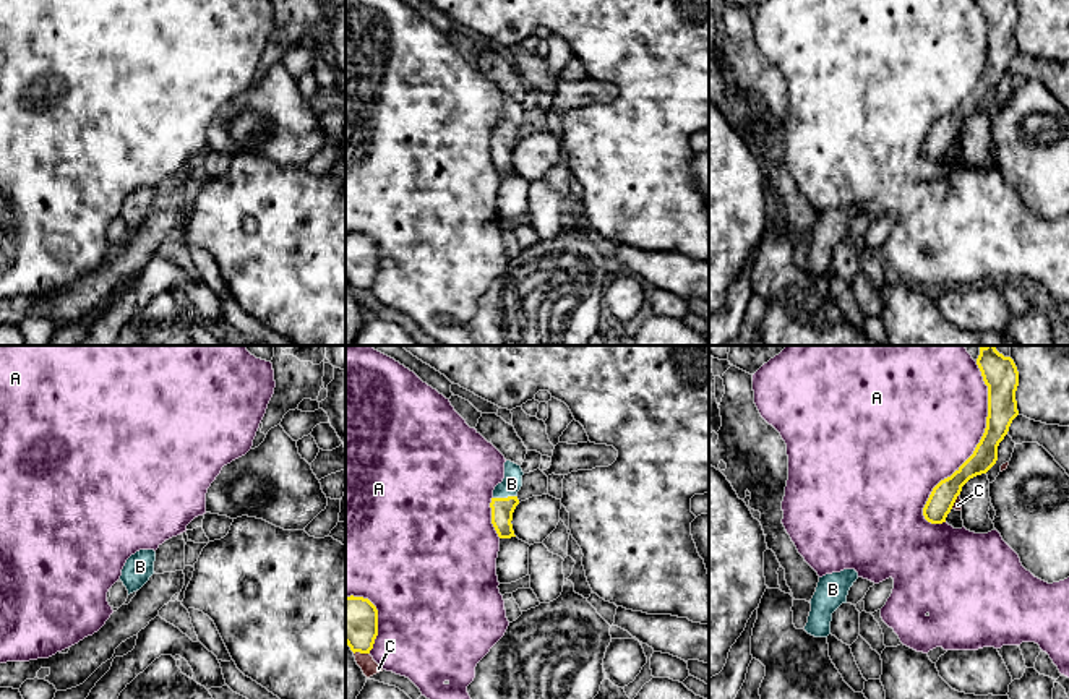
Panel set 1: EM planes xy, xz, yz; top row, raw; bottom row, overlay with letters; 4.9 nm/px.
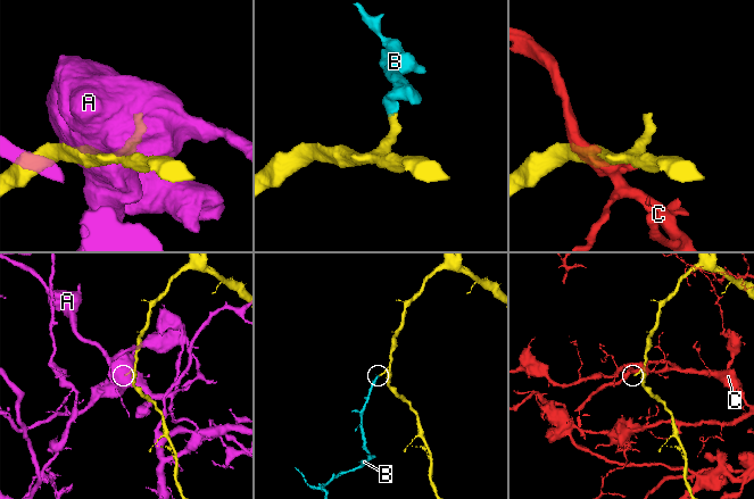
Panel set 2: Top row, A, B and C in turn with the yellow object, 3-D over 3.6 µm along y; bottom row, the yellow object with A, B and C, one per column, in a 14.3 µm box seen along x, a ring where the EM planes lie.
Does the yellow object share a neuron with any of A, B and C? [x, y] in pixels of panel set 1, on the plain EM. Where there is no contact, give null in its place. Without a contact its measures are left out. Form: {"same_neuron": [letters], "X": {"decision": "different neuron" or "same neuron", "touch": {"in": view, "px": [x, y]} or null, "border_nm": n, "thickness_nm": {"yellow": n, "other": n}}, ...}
{"same_neuron": ["B"], "A": {"decision": "different neuron", "touch": {"in": "yz", "px": [977, 83]}, "border_nm": 850, "thickness_nm": {"yellow": 140, "other": 480}}, "B": {"decision": "same neuron", "touch": {"in": "xz", "px": [505, 135]}, "border_nm": 120, "thickness_nm": {"yellow": 110, "other": 100}}, "C": {"decision": "different neuron", "touch": {"in": "xz", "px": [360, 289]}, "border_nm": 80, "thickness_nm": {"yellow": 240, "other": 80}}}

